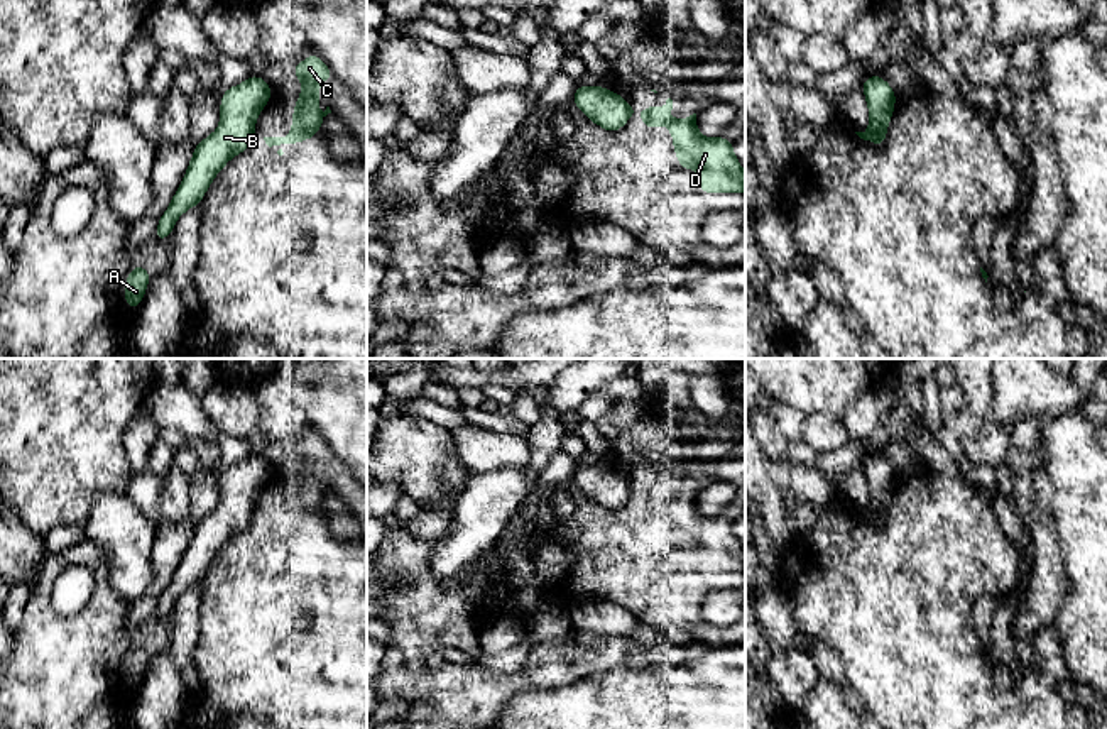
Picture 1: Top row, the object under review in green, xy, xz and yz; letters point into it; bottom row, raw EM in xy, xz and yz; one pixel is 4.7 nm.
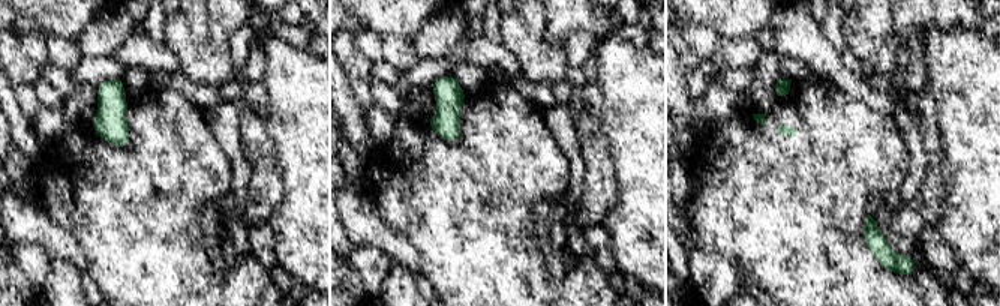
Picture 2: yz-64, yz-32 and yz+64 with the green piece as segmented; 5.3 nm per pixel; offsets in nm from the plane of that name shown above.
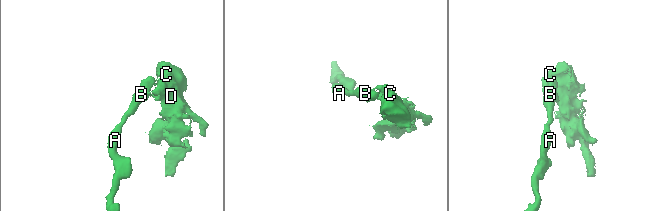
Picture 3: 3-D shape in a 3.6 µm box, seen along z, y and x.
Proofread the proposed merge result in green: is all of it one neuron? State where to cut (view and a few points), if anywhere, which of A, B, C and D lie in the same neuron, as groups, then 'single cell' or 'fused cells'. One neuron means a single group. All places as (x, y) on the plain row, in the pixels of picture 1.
cut in yz along (864, 511), (874, 521); A B / C D; fused cells

